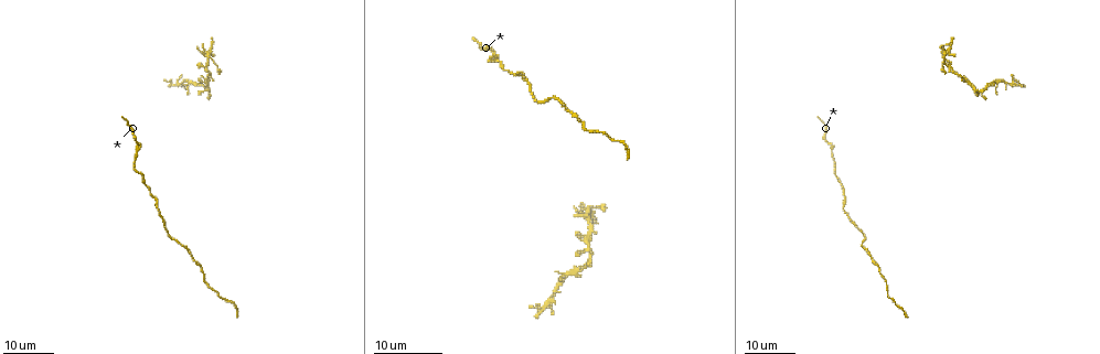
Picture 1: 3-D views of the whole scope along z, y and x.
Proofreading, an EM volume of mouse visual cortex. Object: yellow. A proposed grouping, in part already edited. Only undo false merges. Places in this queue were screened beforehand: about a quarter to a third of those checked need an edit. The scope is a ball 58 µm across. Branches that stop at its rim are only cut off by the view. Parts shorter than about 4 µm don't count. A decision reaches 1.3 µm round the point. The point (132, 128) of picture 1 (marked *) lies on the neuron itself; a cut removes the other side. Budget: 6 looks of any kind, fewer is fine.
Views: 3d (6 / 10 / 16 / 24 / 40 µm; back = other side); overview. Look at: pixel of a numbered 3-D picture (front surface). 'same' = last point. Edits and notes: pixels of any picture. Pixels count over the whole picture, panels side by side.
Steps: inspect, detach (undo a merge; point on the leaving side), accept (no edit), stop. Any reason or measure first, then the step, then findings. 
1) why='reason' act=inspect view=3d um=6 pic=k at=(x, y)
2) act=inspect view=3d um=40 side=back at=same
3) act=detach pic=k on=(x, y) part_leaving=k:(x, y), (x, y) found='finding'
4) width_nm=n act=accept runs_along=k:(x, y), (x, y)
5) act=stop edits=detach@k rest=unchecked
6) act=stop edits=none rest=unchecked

why='calibre changes' act=inspect view=3d um=16 pic=1 at=(140, 143)

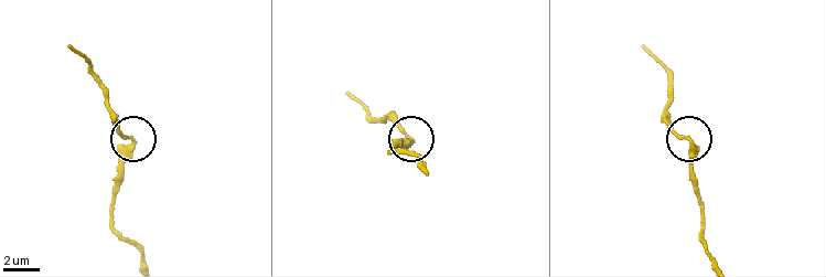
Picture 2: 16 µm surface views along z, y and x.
act=inspect view=3d um=10 pic=2 at=(688, 140)

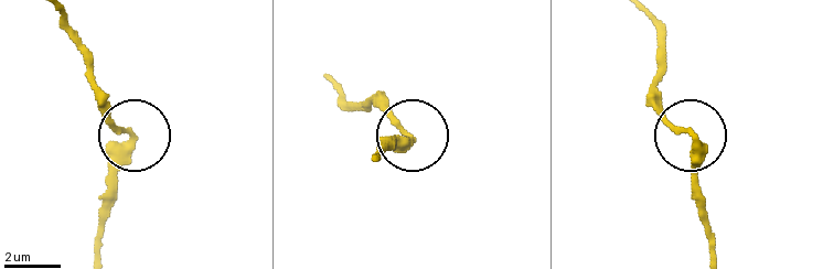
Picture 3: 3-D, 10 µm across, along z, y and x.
why='zoom in' act=inspect view=3d um=6 pic=3 at=(129, 134)

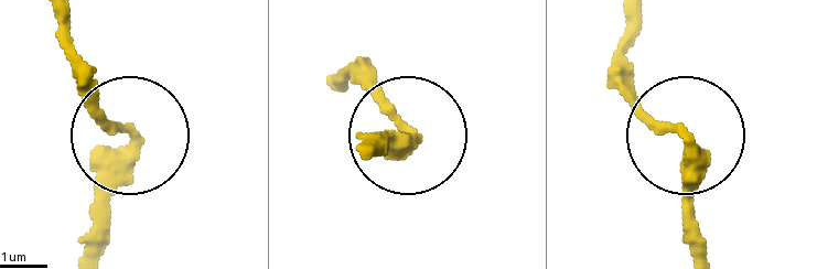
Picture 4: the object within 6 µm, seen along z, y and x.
width_nm=330 act=accept runs_along=4:(335, 78), (372, 90), (407, 138), (375, 138) found='all the same neuron'

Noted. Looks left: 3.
why='four arms meet' act=inspect view=3d um=24 pic=1 at=(206, 67)

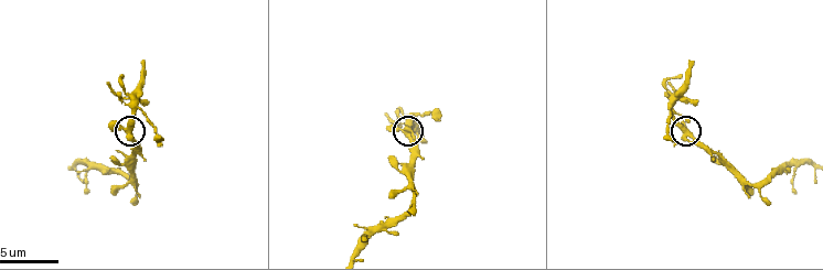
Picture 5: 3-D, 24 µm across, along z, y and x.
why='zoom in' act=inspect view=3d um=6 pic=5 at=(685, 132)

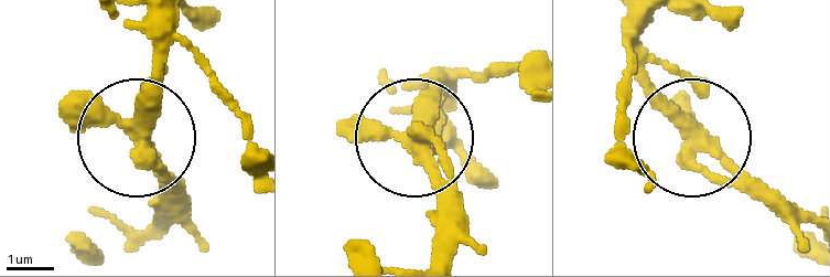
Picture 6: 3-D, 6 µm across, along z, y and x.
width_nm=350 act=accept found='all the same neuron'

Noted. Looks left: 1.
why='four arms meet' act=inspect view=3d um=10 pic=5 at=(752, 186)

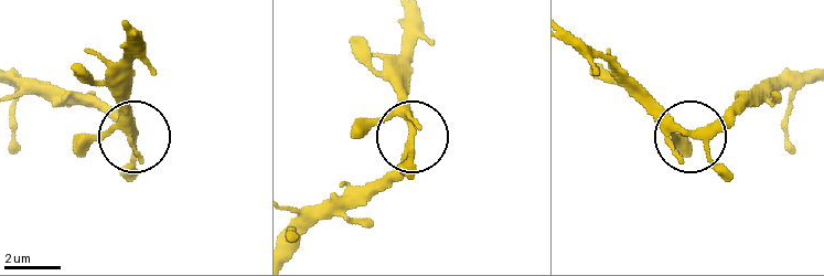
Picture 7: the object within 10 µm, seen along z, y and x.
width_nm=260 act=accept found='all the same neuron'

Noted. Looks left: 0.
act=stop edits=none rest=unchecked

